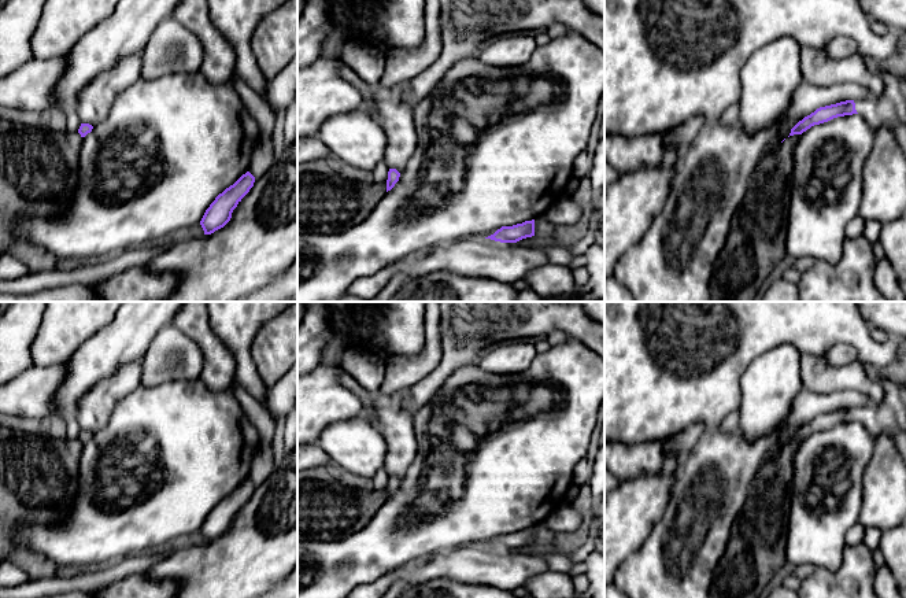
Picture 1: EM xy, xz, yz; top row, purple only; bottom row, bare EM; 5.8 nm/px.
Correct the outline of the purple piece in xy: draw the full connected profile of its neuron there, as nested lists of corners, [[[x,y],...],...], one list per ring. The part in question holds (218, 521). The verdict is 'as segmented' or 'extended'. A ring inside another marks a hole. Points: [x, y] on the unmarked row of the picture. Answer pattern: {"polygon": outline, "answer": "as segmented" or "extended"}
{"polygon": [[[247,479],[215,505],[200,528],[204,542],[214,540],[230,528],[233,517],[254,494],[254,490],[255,484]]], "answer": "as segmented"}

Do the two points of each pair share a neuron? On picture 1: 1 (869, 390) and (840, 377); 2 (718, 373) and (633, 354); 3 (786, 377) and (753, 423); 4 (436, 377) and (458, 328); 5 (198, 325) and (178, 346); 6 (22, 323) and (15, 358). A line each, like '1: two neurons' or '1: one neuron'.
1: one neuron
2: one neuron
3: one neuron
4: one neuron
5: two neurons
6: one neuron

